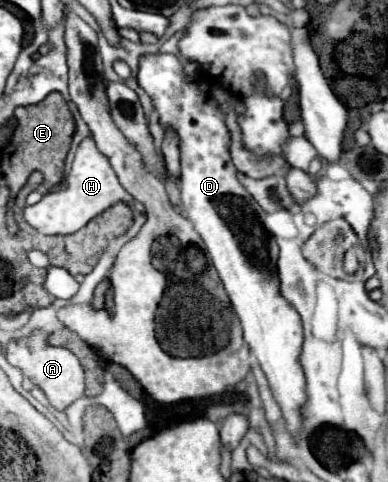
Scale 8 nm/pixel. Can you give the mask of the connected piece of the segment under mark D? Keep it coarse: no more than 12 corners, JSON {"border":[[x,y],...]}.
{"border":[[174,56],[138,82],[180,136],[180,190],[298,440],[300,314],[230,132]]}

